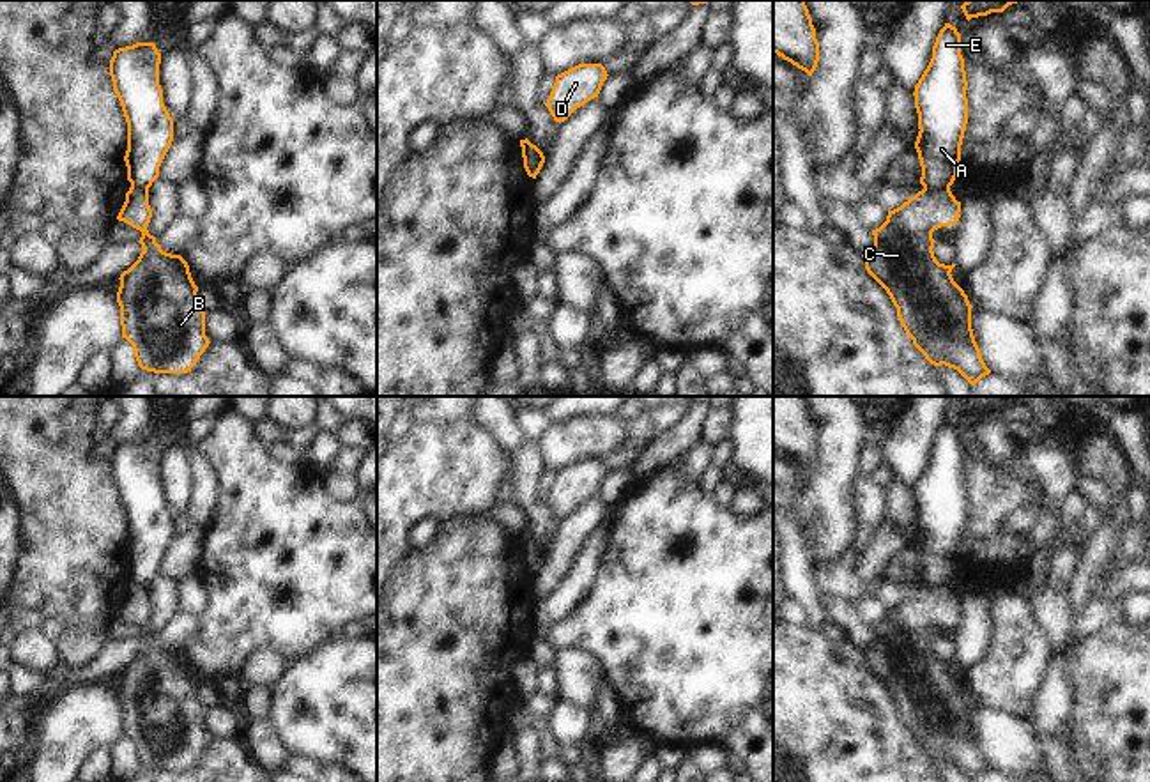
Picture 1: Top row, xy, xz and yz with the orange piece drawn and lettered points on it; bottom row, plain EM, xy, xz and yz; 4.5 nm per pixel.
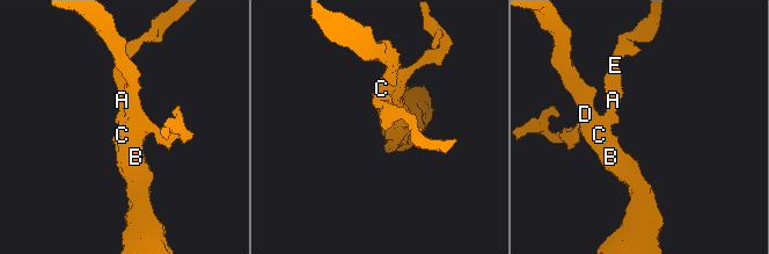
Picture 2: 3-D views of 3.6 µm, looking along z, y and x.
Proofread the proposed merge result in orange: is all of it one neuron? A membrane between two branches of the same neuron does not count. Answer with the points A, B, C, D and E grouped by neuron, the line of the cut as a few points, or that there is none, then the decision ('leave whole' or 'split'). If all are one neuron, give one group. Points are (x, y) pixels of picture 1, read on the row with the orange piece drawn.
groups A E / B C D; cut yz (924, 186), (949, 190); split

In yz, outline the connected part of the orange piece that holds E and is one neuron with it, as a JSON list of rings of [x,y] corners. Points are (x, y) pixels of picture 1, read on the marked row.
[[[945,23],[913,92],[920,129],[915,149],[922,166],[920,184],[927,189],[950,189],[957,177],[968,124],[966,88],[961,34]]]

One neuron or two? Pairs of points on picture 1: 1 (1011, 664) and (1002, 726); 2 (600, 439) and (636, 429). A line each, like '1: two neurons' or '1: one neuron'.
1: two neurons
2: two neurons

